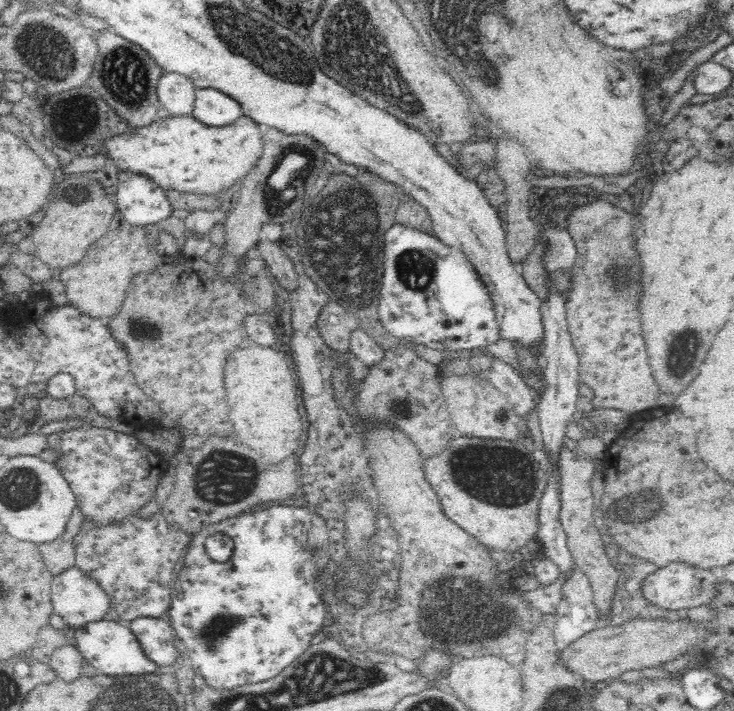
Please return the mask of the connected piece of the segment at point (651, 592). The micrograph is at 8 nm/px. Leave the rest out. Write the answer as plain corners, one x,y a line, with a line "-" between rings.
670,562
668,566
654,571
643,580
642,594
643,598
662,609
682,612
685,609
700,606
700,604
708,604
710,596
714,594
712,588
716,582
718,578
712,570
704,570
688,562

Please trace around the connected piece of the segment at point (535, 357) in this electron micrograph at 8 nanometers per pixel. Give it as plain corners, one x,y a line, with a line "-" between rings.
512,341
512,346
518,354
518,362
522,366
522,370
518,370
517,373
524,381
524,384
532,392
532,401
538,400
540,396
540,390
544,388
544,360
542,352
544,352
545,346
542,342
532,341
531,343
524,343
522,341

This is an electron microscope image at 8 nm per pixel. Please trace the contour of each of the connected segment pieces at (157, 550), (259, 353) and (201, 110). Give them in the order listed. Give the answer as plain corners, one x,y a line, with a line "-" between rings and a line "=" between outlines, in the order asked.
162,510
158,512
158,518
152,516
150,520
136,516
136,513
122,517
122,520
116,519
112,524
98,524
92,518
86,518
74,535
76,568
98,582
123,623
129,624
140,617
160,618
170,608
176,573
192,539
192,534
184,527
168,521
=
242,345
229,353
226,362
226,392
230,420
236,434
252,448
264,450
270,462
286,462
302,438
302,416
298,414
299,380
294,380
294,365
284,352
271,346
=
207,87
196,89
192,115
210,126
222,126
233,123
243,112
240,103
232,95

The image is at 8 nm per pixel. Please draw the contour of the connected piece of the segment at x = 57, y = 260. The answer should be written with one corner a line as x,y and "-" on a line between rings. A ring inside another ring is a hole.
58,196
50,202
44,216
37,216
31,226
31,239
36,244
35,256
52,268
68,268
78,264
86,256
86,244
94,242
102,234
102,218
90,208
88,202
74,204
64,196
-
86,230
86,232
84,232

